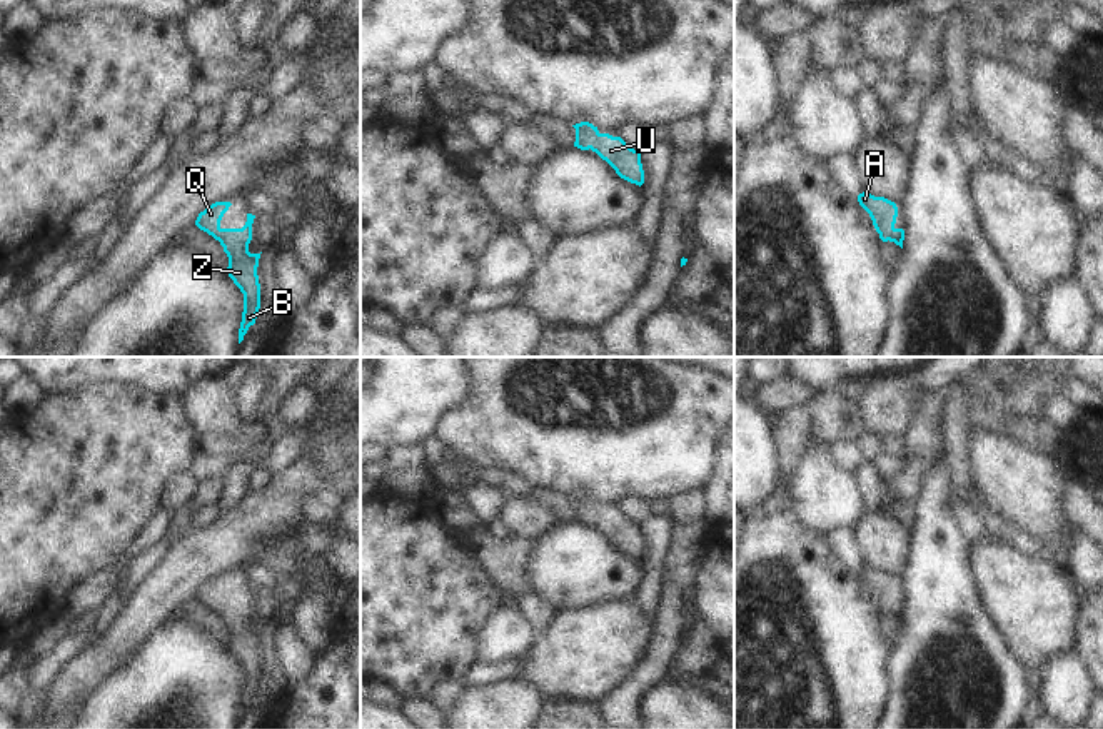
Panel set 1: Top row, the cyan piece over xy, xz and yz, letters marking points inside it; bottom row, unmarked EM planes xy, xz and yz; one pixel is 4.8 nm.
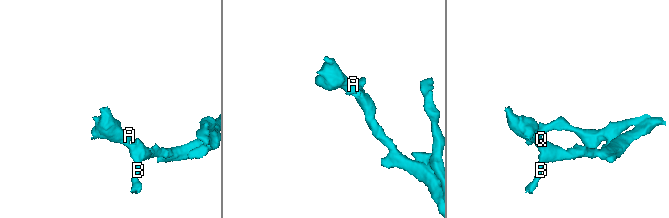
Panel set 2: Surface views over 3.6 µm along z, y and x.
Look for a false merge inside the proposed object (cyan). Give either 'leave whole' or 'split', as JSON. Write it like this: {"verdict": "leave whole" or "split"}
{"verdict": "leave whole"}

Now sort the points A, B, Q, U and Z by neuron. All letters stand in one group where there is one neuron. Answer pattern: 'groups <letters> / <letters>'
groups A B Q U Z

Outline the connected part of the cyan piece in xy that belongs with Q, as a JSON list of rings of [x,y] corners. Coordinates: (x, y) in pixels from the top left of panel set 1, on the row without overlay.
[[[230,576],[212,577],[199,587],[195,599],[220,616],[229,631],[225,646],[244,667],[244,686],[239,702],[240,717],[249,701],[255,697],[260,682],[260,657],[257,649],[260,627],[249,626],[255,589],[247,587],[247,596],[242,602],[220,601],[220,594],[230,579]]]

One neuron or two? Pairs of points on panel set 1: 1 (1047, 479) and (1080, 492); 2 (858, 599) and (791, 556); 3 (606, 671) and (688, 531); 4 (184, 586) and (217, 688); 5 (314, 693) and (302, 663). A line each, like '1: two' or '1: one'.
1: two
2: one
3: two
4: two
5: two

